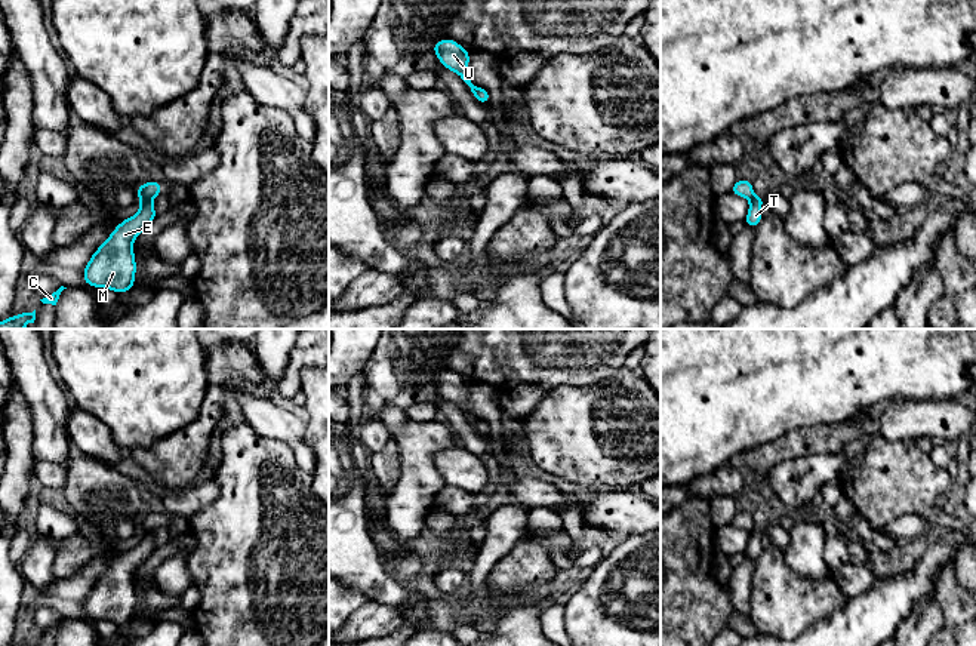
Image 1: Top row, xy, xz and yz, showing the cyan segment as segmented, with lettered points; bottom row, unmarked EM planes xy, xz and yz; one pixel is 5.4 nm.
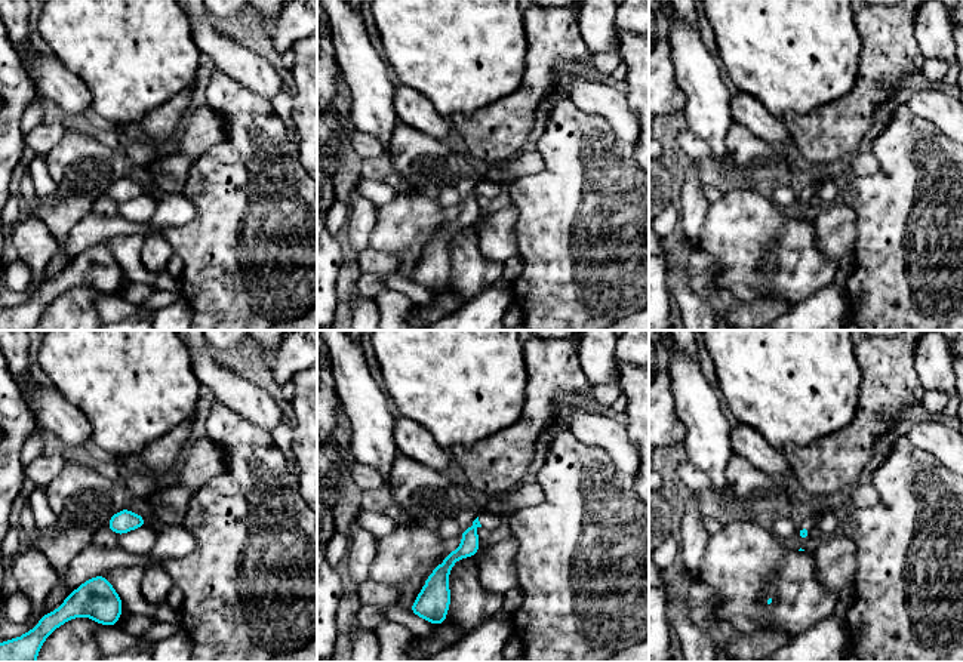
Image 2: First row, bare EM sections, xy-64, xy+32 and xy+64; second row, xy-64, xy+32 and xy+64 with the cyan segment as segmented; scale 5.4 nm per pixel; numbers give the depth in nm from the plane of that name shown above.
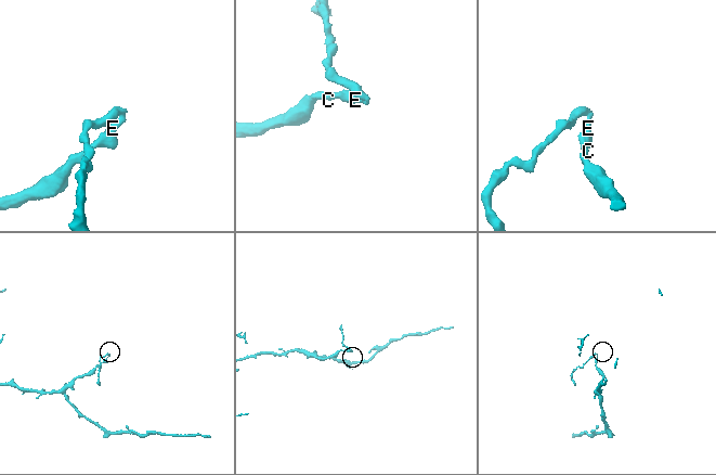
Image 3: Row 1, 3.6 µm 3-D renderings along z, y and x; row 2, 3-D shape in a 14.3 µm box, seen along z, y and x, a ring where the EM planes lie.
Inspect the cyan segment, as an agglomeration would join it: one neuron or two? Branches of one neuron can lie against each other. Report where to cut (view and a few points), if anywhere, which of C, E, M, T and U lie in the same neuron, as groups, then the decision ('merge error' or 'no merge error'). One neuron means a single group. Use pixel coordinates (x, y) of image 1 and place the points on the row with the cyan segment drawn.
cut xy (151, 197), (139, 200); groups C E M T / U; merge error

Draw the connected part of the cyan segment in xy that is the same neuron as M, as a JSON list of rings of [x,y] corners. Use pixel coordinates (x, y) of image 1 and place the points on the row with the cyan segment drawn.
[[[142,199],[139,210],[123,219],[90,256],[83,280],[92,287],[129,292],[135,284],[135,239],[157,218],[153,199]]]

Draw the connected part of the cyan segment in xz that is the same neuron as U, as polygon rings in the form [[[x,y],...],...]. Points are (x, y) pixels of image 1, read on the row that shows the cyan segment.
[[[443,39],[432,46],[440,64],[456,73],[469,87],[474,87],[467,76],[469,65],[469,52],[452,39]]]

